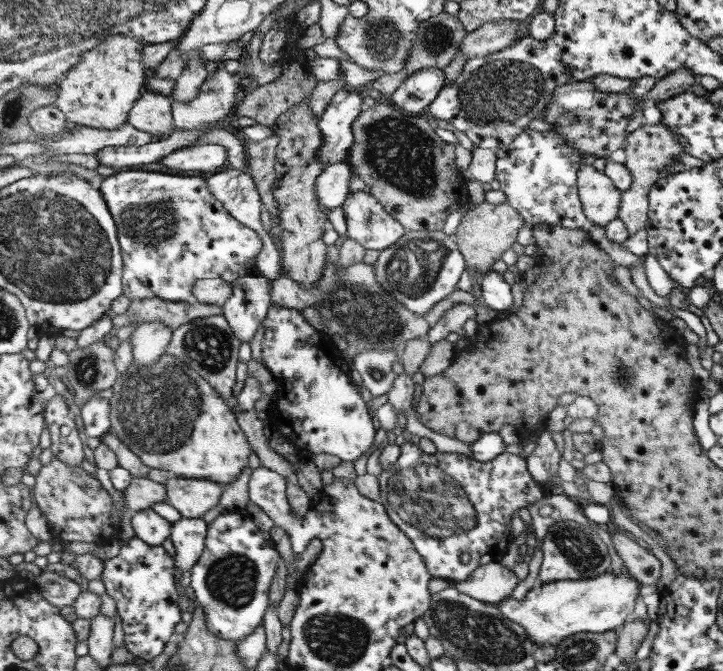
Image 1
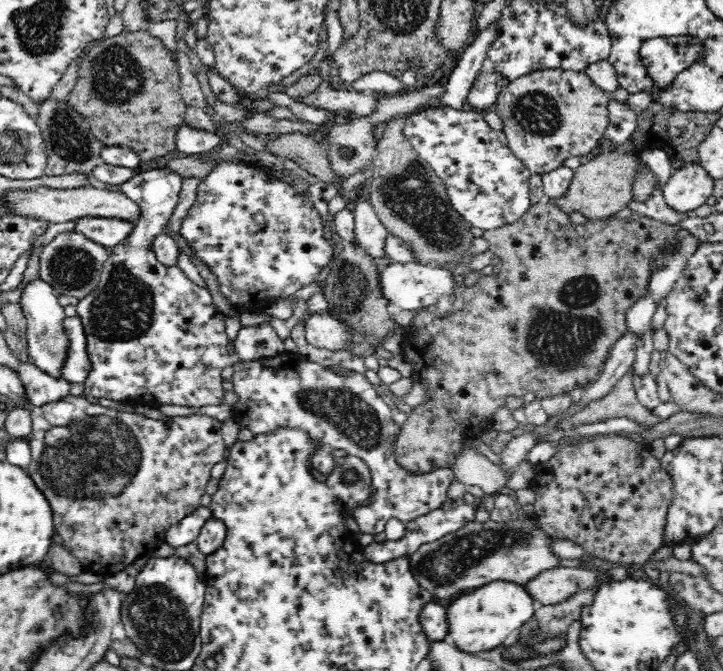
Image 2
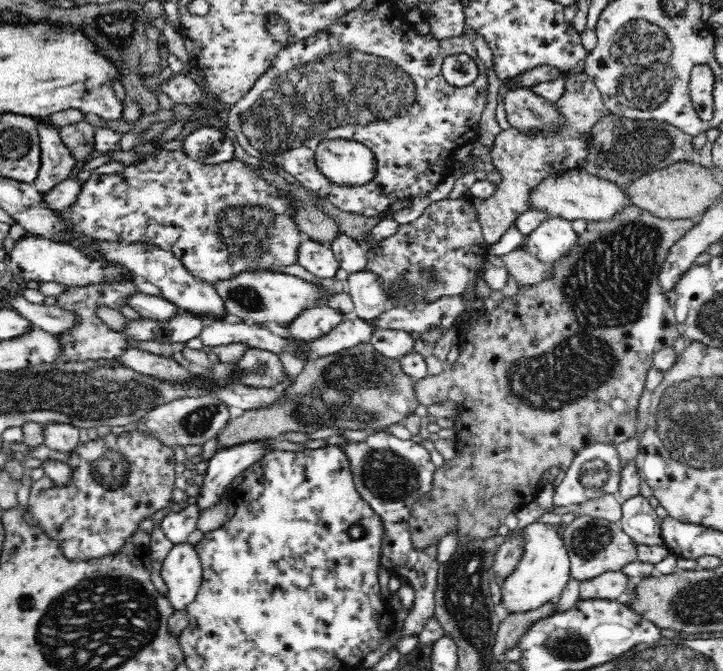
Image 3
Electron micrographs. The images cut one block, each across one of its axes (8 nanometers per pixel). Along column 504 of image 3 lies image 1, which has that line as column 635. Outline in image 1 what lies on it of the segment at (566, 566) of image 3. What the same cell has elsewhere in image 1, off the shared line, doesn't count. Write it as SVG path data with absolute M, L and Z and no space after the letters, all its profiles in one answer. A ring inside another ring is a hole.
M629 572L599 575L587 580L571 579L538 583L519 601L503 597L496 605L503 614L527 629L535 646L554 646L580 632L606 633L624 626L641 606L641 583Z

